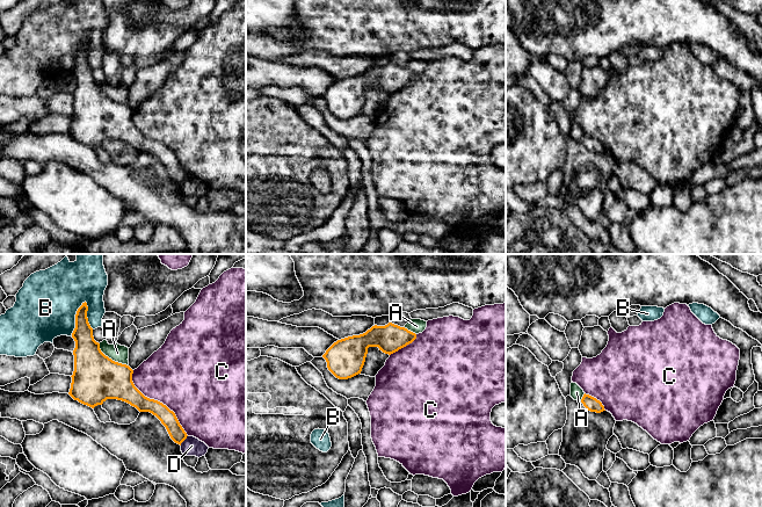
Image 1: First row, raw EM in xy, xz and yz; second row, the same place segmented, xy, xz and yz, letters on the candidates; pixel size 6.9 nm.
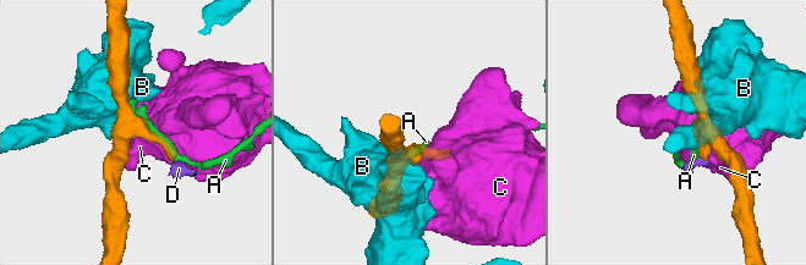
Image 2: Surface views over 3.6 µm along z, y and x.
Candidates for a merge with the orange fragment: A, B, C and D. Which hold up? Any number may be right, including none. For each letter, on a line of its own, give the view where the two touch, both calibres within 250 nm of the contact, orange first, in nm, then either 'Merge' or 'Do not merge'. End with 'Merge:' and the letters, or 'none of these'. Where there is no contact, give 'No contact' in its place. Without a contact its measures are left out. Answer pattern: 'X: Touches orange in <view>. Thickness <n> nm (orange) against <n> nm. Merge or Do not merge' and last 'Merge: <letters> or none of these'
A: Touches orange in xy. Thickness 320 nm (orange) against 120 nm. Do not merge
B: Touches orange in xy. Thickness 180 nm (orange) against 420 nm. Do not merge
C: Touches orange in xy. Thickness 160 nm (orange) against 480 nm. Do not merge
D: Touches orange in xy. Thickness 110 nm (orange) against 130 nm. Do not merge
Merge: none of these

